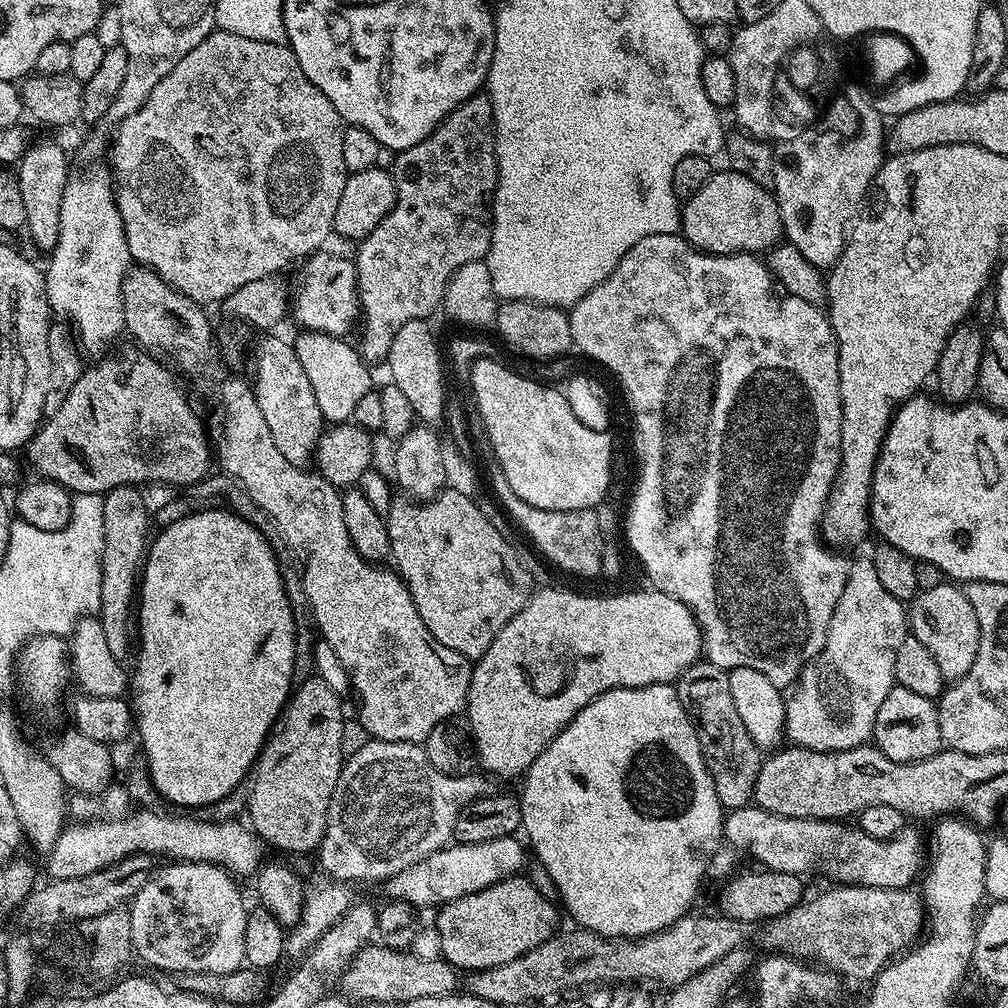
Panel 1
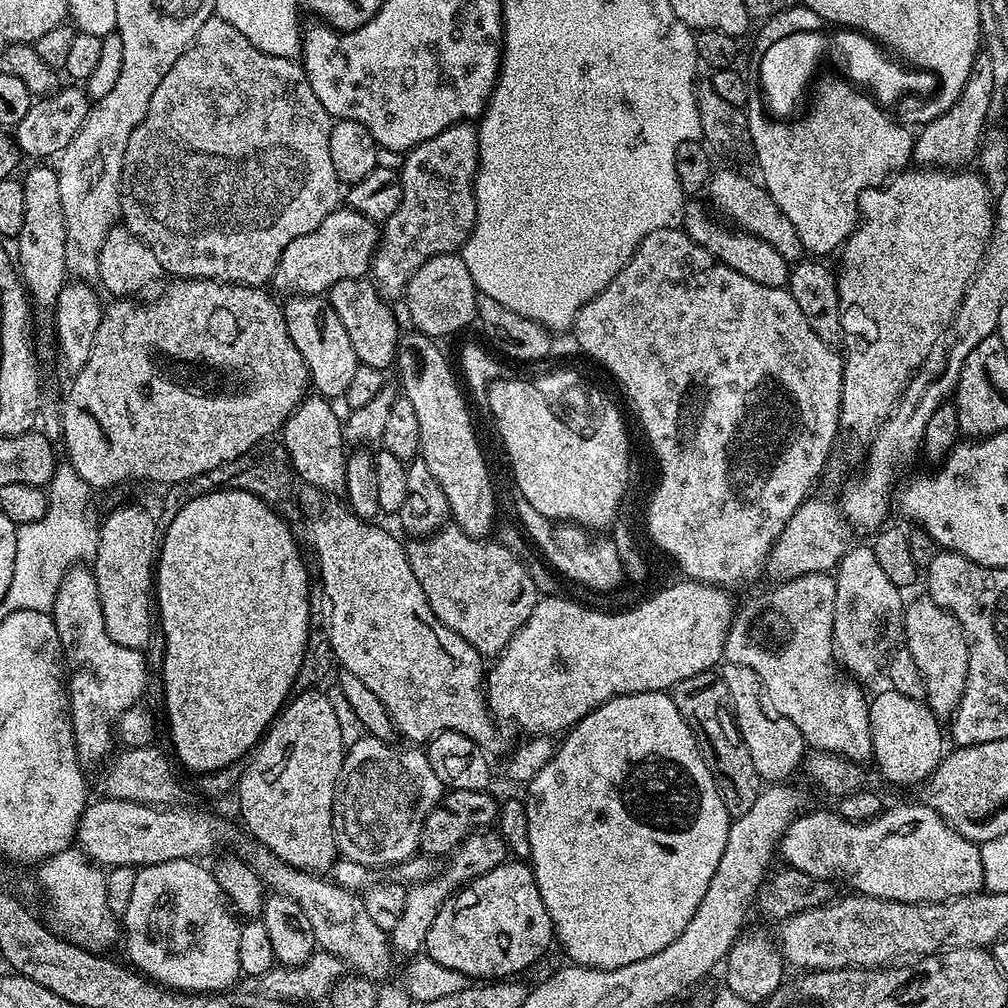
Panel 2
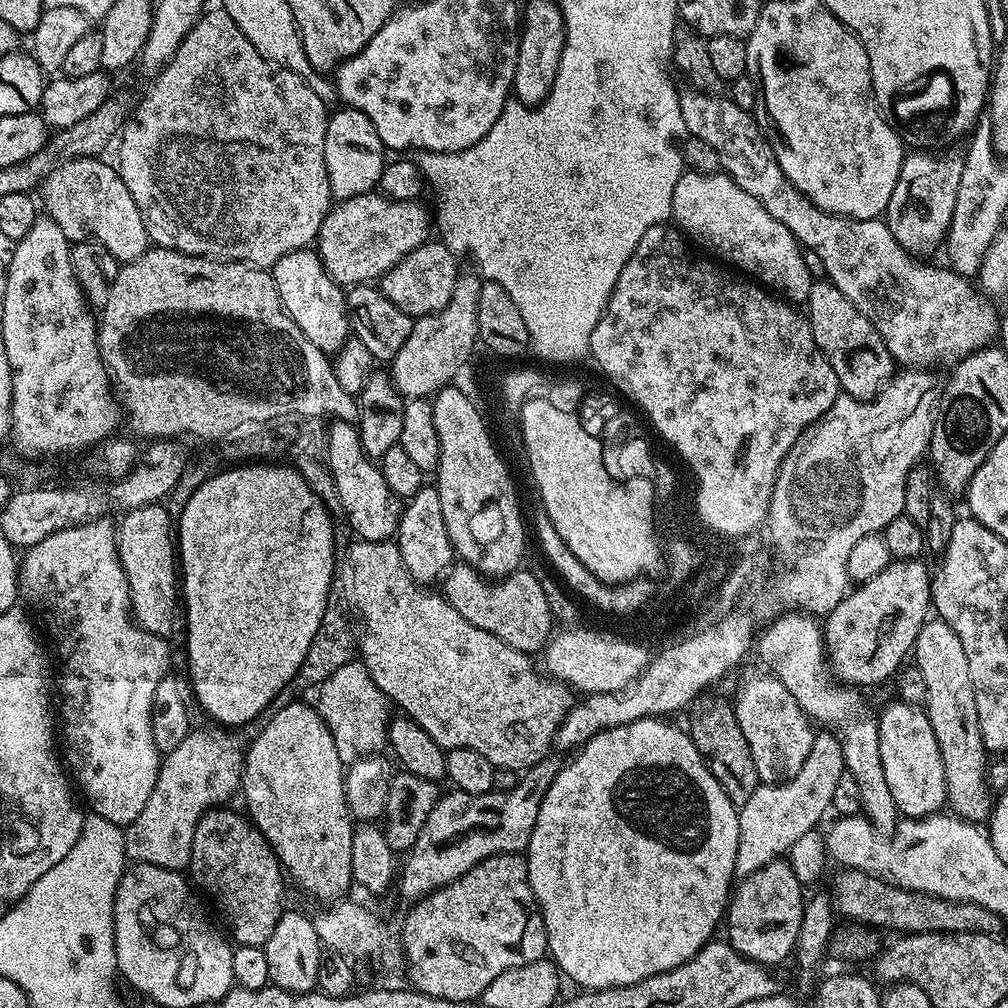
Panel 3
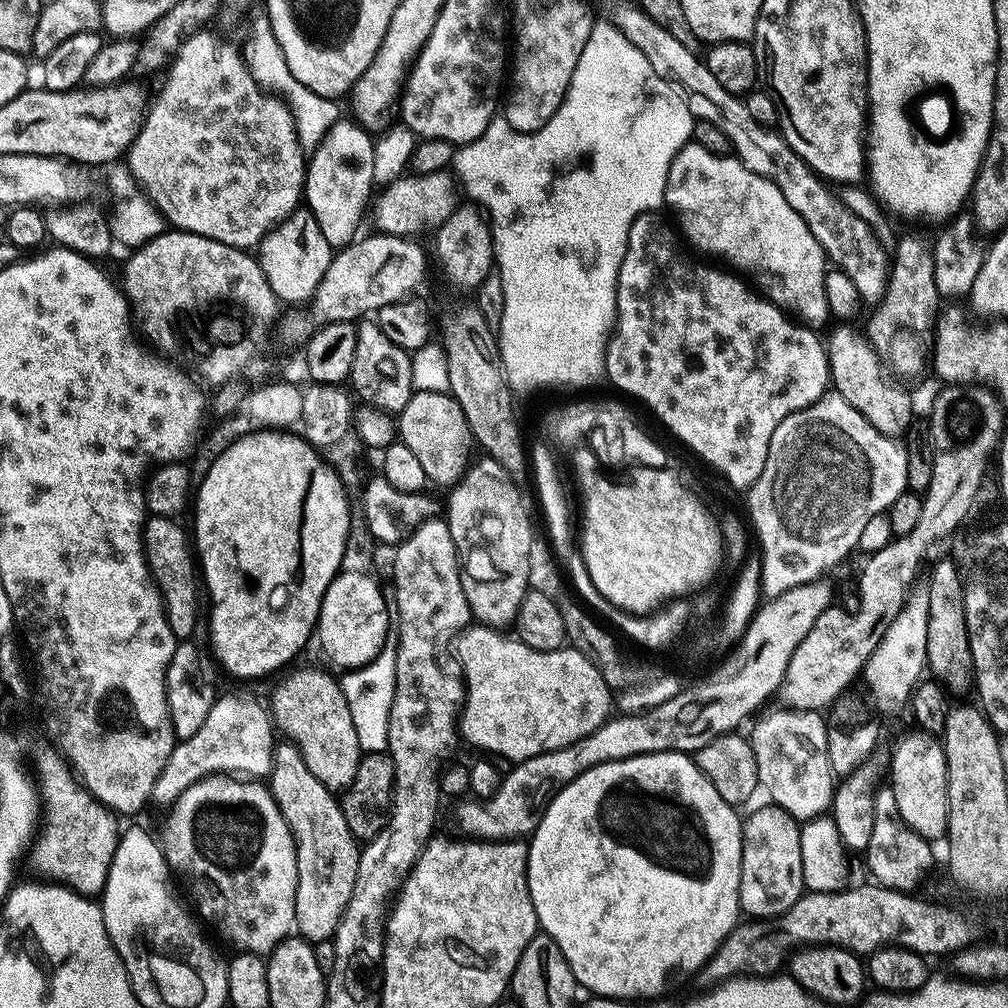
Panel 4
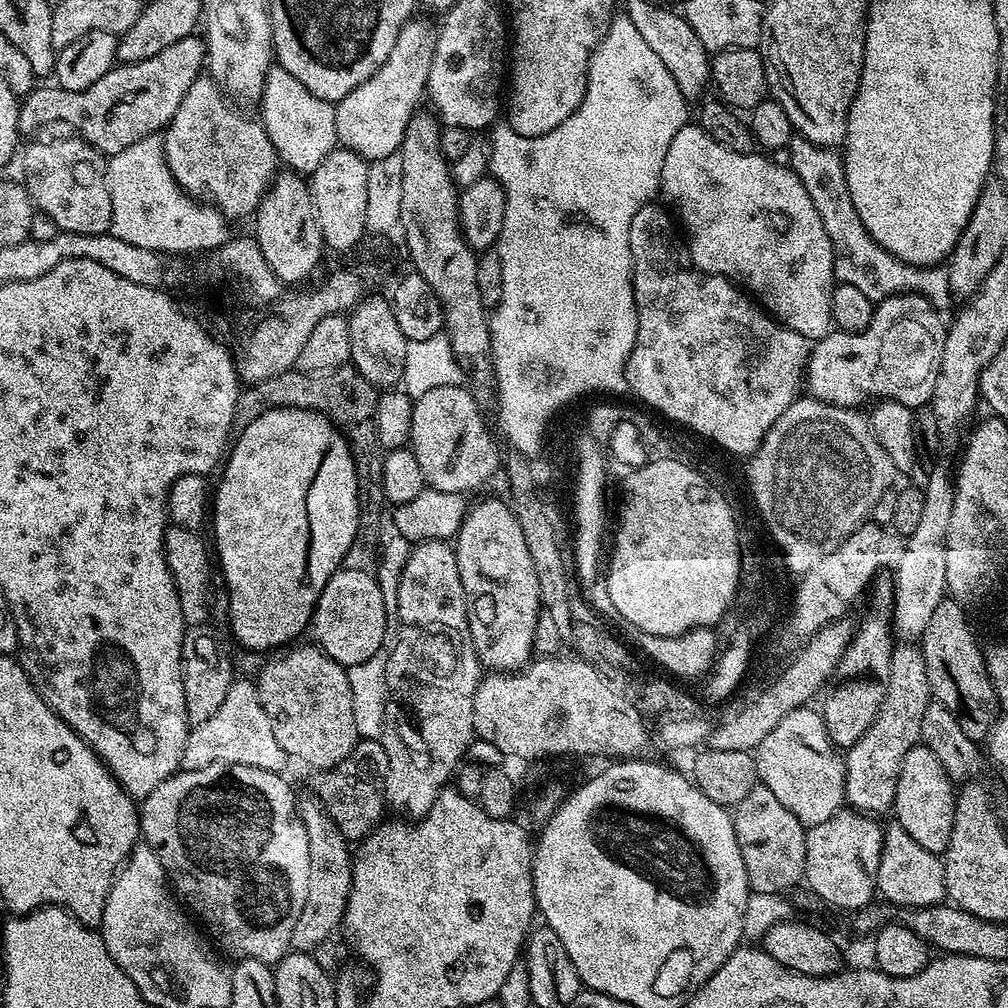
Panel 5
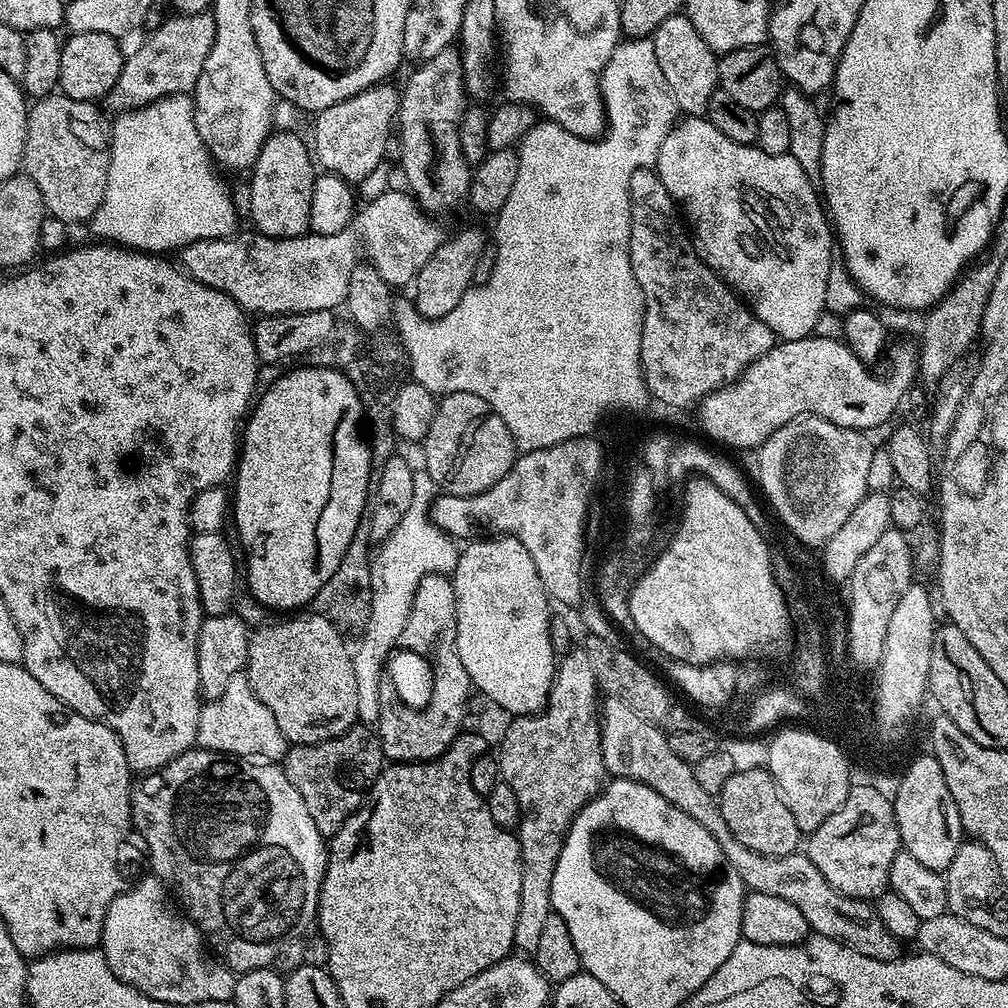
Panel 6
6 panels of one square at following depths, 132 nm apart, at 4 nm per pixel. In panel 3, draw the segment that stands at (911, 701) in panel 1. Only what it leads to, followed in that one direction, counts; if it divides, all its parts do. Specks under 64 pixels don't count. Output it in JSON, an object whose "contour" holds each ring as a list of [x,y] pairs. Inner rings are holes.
{"contour":[[[893,702],[878,716],[878,723],[882,771],[886,774],[886,783],[890,785],[897,813],[904,818],[937,815],[948,799],[948,783],[942,766],[942,754],[938,750],[938,738],[934,738],[934,726],[930,726],[927,711],[923,707]]]}

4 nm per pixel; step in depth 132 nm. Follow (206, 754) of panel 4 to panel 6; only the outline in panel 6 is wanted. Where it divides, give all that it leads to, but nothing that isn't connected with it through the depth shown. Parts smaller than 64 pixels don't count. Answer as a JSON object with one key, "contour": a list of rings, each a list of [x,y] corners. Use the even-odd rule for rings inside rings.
{"contour":[[[244,672],[230,678],[222,698],[207,701],[198,714],[196,744],[211,752],[223,752],[233,758],[255,758],[260,762],[280,762],[290,745],[284,739],[274,714],[256,697]]]}

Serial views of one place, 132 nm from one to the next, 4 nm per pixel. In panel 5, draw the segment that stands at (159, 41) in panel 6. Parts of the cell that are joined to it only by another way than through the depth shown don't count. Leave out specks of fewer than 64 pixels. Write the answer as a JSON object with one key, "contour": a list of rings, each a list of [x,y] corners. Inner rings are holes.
{"contour":[[[193,34],[186,38],[181,38],[174,42],[174,46],[166,46],[166,50],[161,50],[159,54],[154,54],[154,58],[146,58],[142,62],[133,64],[117,63],[94,86],[86,90],[71,92],[59,86],[43,88],[37,86],[23,97],[20,104],[20,132],[32,132],[39,124],[52,124],[57,120],[60,124],[69,124],[71,131],[80,136],[86,142],[93,144],[101,154],[111,158],[117,156],[126,146],[134,146],[147,136],[156,136],[161,130],[167,128],[178,106],[182,106],[182,98],[186,98],[186,90],[201,75],[206,64],[206,44],[199,35]]]}

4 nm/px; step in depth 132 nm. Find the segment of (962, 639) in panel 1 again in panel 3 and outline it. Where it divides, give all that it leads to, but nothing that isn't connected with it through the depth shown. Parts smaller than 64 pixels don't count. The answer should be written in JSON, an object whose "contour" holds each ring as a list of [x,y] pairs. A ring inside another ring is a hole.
{"contour":[[[929,618],[916,639],[915,656],[914,667],[922,670],[926,681],[930,726],[934,726],[934,738],[938,738],[938,750],[942,754],[948,783],[947,807],[965,822],[987,821],[994,807],[994,792],[988,778],[990,753],[984,748],[982,730],[978,726],[978,706],[974,702],[974,682],[970,682],[966,650],[958,634],[954,634],[944,620]]]}

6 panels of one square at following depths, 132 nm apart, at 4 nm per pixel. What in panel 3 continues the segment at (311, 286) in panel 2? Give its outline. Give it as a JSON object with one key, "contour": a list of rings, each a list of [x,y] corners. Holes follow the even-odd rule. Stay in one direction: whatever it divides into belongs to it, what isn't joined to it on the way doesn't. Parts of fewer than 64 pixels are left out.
{"contour":[[[376,190],[339,201],[322,222],[320,235],[314,241],[315,251],[319,252],[333,282],[341,286],[355,286],[379,281],[416,247],[427,243],[430,240],[428,231],[433,231],[434,220],[422,205],[420,200],[390,200]]]}

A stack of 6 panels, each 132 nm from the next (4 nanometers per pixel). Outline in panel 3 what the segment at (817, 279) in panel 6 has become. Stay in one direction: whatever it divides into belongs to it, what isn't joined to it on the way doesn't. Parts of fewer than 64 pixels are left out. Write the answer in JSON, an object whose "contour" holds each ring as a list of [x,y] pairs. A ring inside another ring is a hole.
{"contour":[[[681,172],[678,186],[674,186],[671,219],[677,220],[675,223],[685,237],[693,236],[698,243],[721,252],[730,263],[741,268],[741,273],[749,272],[744,274],[755,278],[765,289],[782,294],[785,301],[796,306],[807,301],[814,279],[803,261],[805,249],[800,241],[766,211],[766,206],[762,206],[754,194],[746,194],[746,190],[726,174]]]}

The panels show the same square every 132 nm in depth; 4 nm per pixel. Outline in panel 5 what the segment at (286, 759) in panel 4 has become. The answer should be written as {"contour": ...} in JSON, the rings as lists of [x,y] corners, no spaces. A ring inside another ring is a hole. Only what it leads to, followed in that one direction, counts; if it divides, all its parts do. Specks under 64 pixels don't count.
{"contour":[[[315,799],[299,805],[298,811],[306,826],[306,836],[310,842],[310,890],[306,894],[308,905],[302,910],[294,934],[290,934],[291,951],[311,954],[318,942],[326,942],[337,931],[342,920],[341,906],[348,903],[352,889],[352,858],[350,842],[334,826],[330,814]]]}

